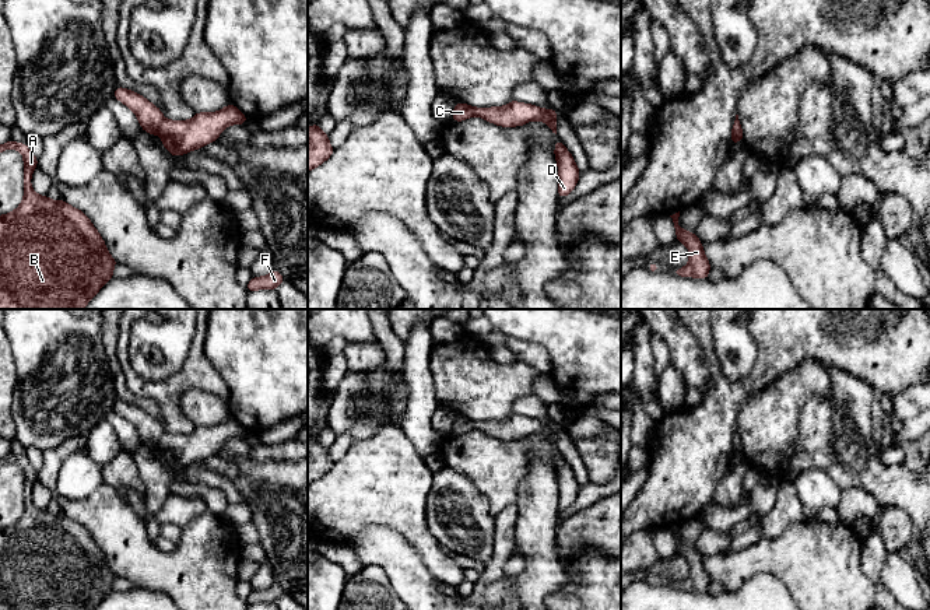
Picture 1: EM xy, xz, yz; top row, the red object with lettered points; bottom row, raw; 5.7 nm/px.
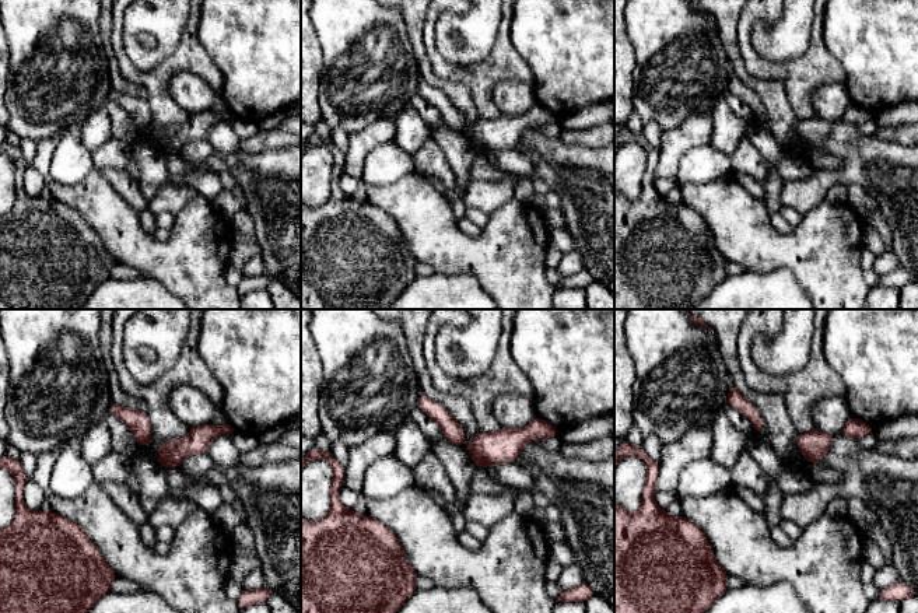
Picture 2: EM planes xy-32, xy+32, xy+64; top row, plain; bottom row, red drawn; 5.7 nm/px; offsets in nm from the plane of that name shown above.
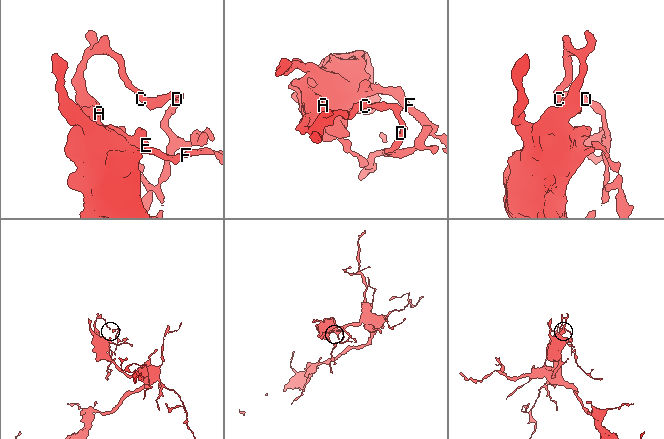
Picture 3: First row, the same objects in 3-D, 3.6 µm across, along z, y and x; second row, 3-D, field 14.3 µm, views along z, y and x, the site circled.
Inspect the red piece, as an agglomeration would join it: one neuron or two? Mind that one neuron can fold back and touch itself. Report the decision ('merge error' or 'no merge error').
no merge error

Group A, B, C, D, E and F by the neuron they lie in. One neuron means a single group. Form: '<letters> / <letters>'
A B C D E F

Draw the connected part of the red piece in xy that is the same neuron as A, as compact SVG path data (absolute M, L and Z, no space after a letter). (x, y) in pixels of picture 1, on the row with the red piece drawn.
M10 139L0 146L0 152L4 150L18 150L24 157L24 199L13 213L0 215L0 309L84 309L113 277L117 262L109 255L105 241L83 211L64 200L55 201L34 192L31 178L38 158L27 143L18 144Z

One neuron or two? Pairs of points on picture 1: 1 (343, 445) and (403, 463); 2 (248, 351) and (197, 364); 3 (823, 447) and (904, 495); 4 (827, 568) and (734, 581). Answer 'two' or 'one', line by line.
1: two
2: two
3: one
4: one

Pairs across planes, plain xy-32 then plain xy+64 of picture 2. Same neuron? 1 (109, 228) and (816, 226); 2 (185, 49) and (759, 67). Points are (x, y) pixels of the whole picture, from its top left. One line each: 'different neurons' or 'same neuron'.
1: same neuron
2: same neuron

